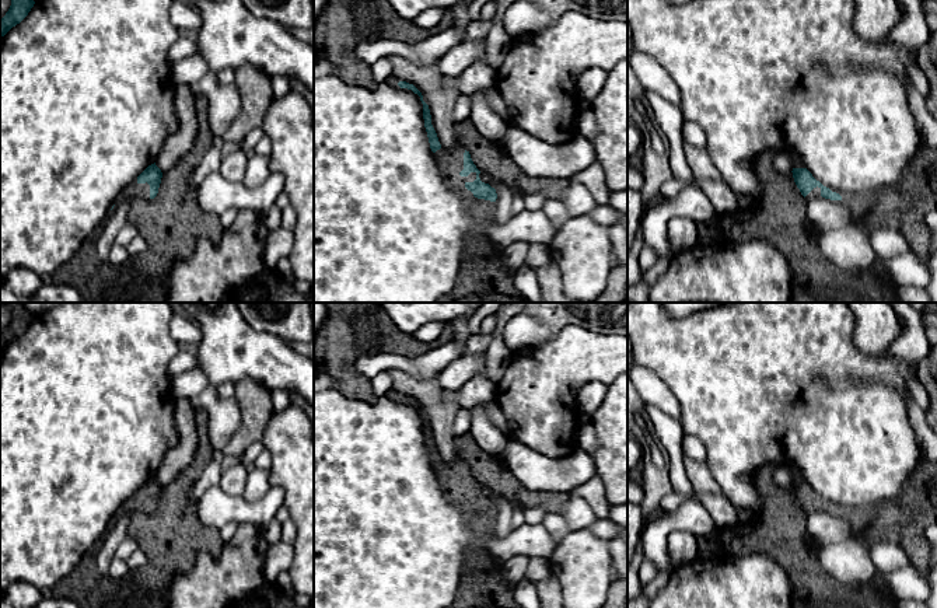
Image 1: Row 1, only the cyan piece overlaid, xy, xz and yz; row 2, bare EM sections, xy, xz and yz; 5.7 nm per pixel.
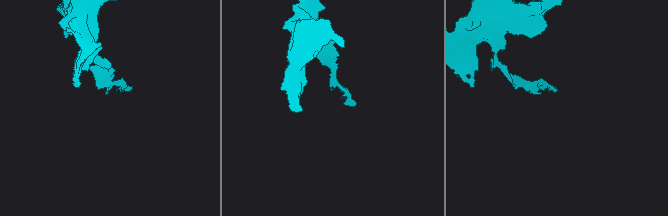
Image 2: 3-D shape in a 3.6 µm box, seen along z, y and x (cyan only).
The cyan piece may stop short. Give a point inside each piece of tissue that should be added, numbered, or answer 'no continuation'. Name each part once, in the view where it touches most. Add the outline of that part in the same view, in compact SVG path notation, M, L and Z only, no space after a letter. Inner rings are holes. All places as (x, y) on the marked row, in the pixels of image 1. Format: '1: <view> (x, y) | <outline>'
1: xz (451, 160) | M455 144L452 148L440 148L434 153L440 171L452 189L464 188L466 182L473 182L476 179L476 172L471 172L468 177L459 175L464 170L465 150L462 144Z

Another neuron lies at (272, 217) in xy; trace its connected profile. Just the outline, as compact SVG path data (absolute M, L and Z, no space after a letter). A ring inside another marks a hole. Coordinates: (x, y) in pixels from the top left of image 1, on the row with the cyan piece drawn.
M277 205L270 206L268 210L261 213L261 221L269 228L275 230L282 226L283 209Z

